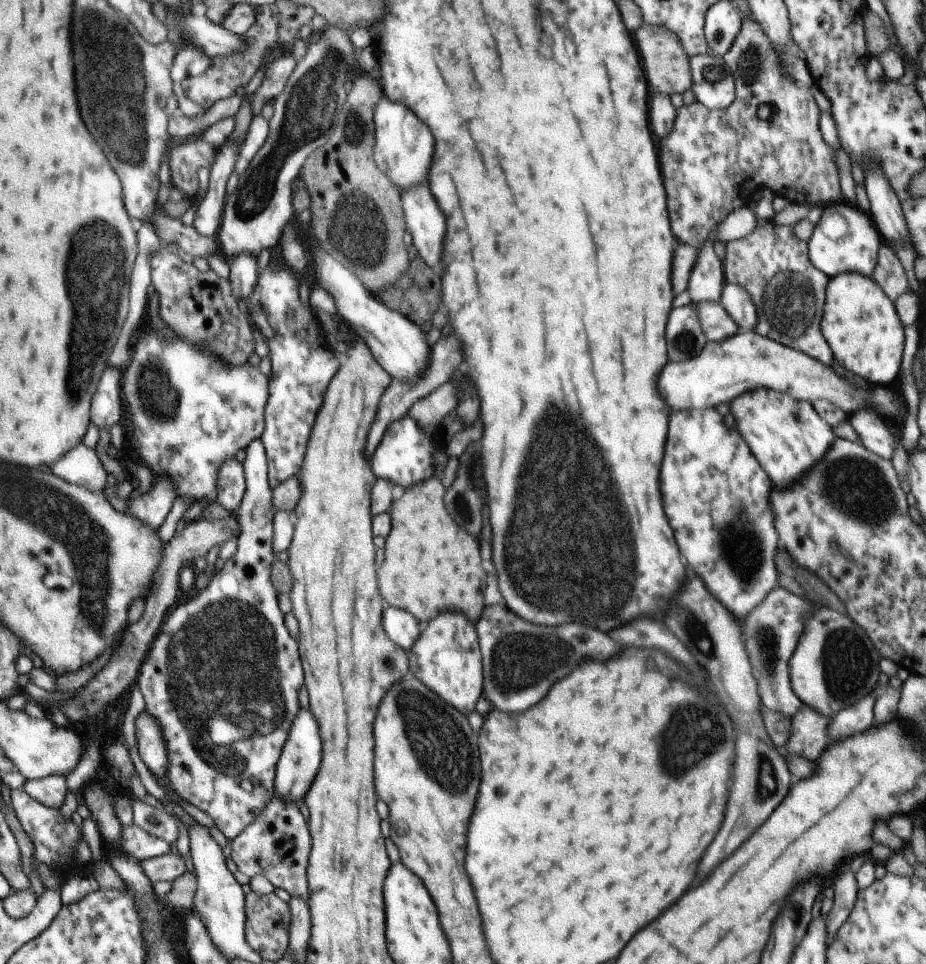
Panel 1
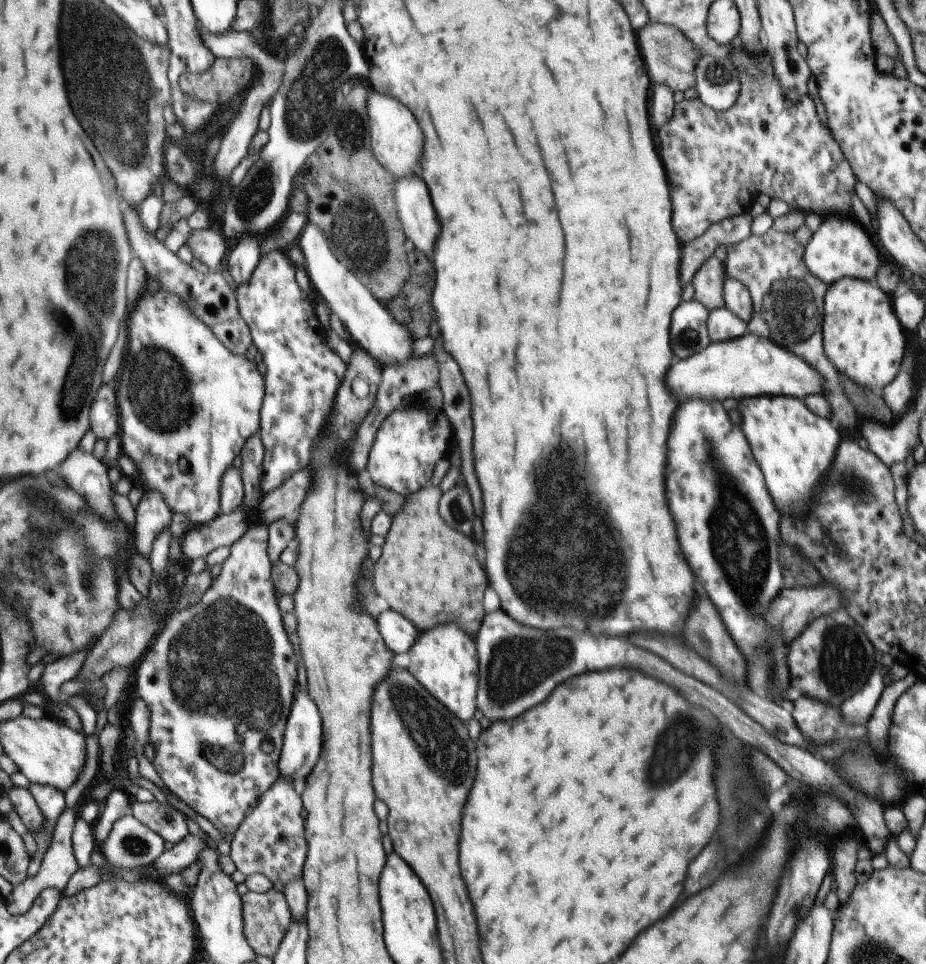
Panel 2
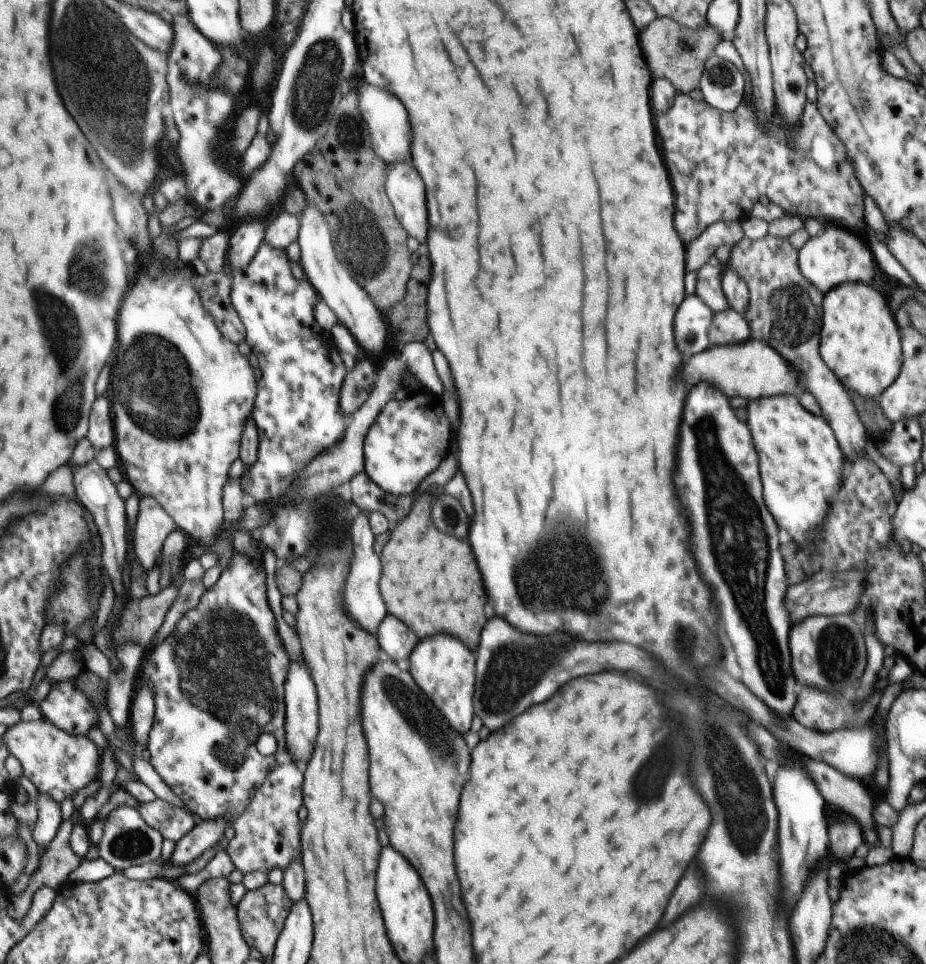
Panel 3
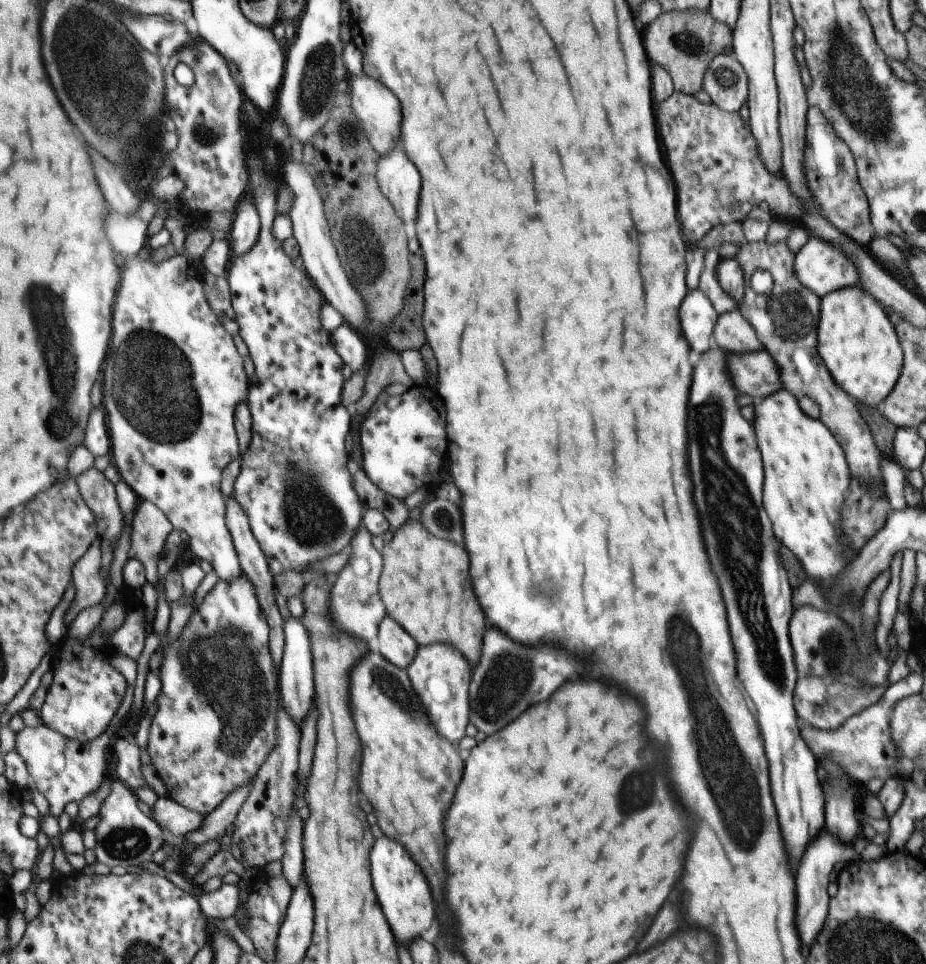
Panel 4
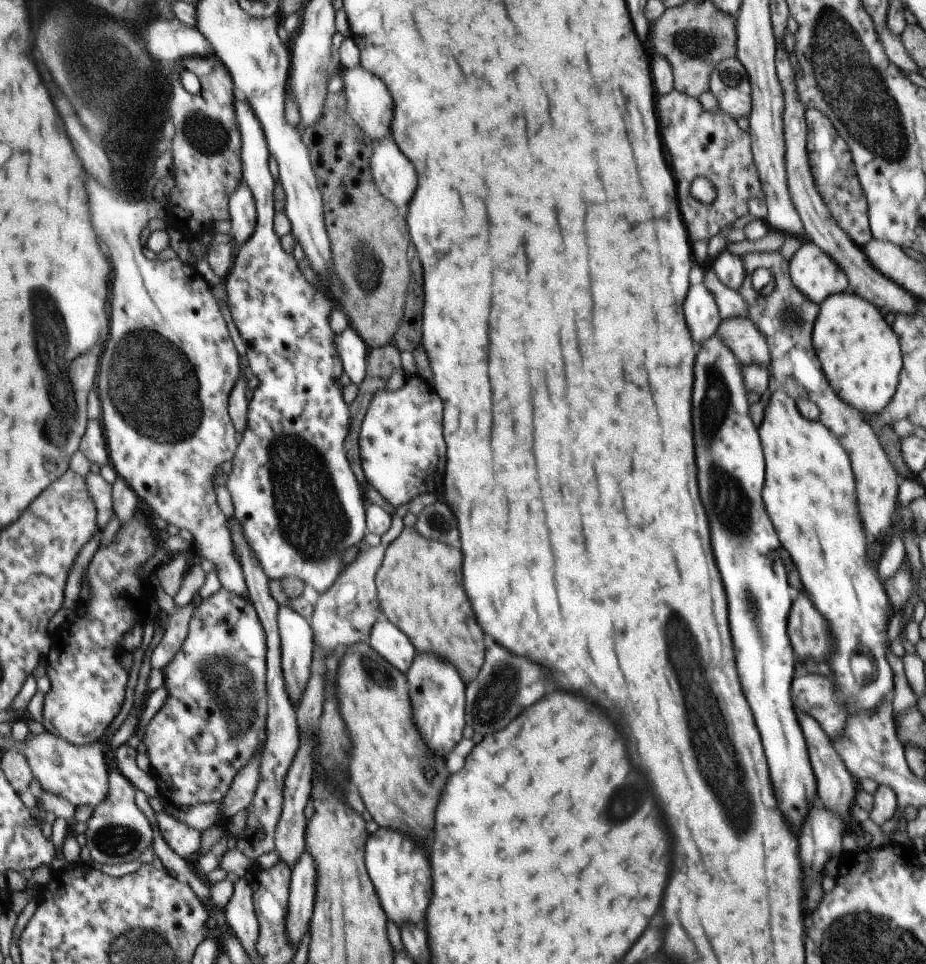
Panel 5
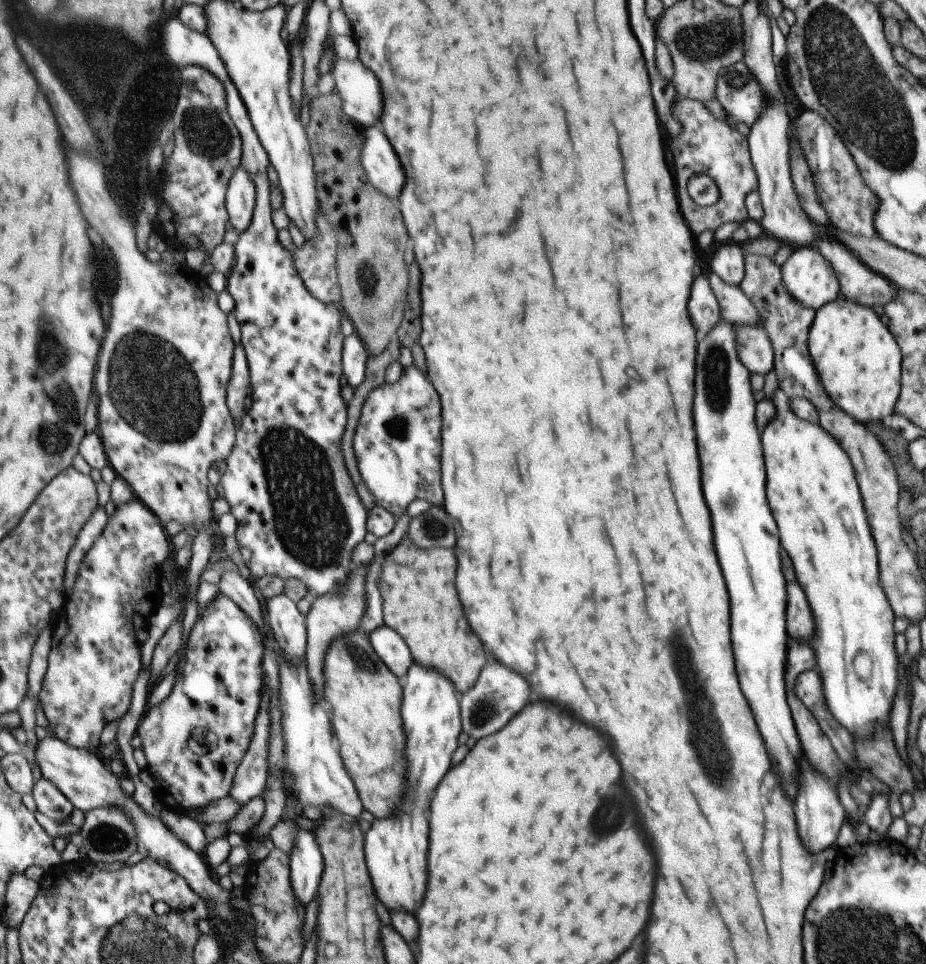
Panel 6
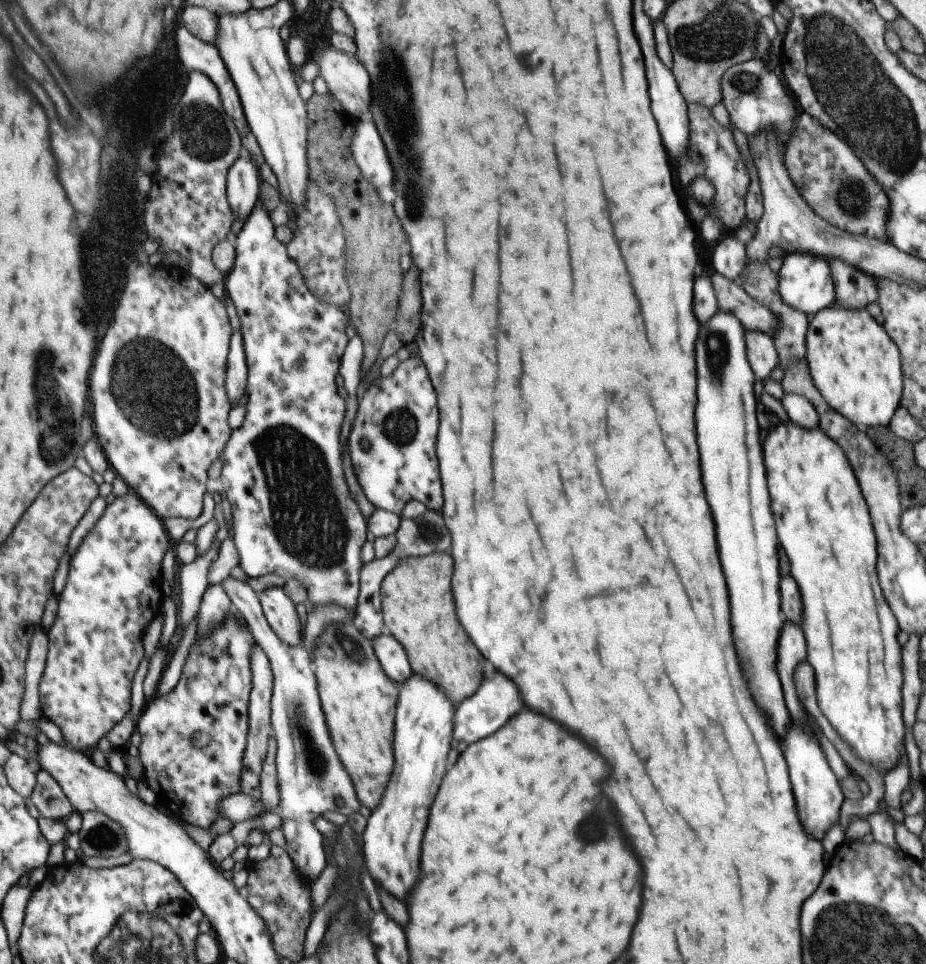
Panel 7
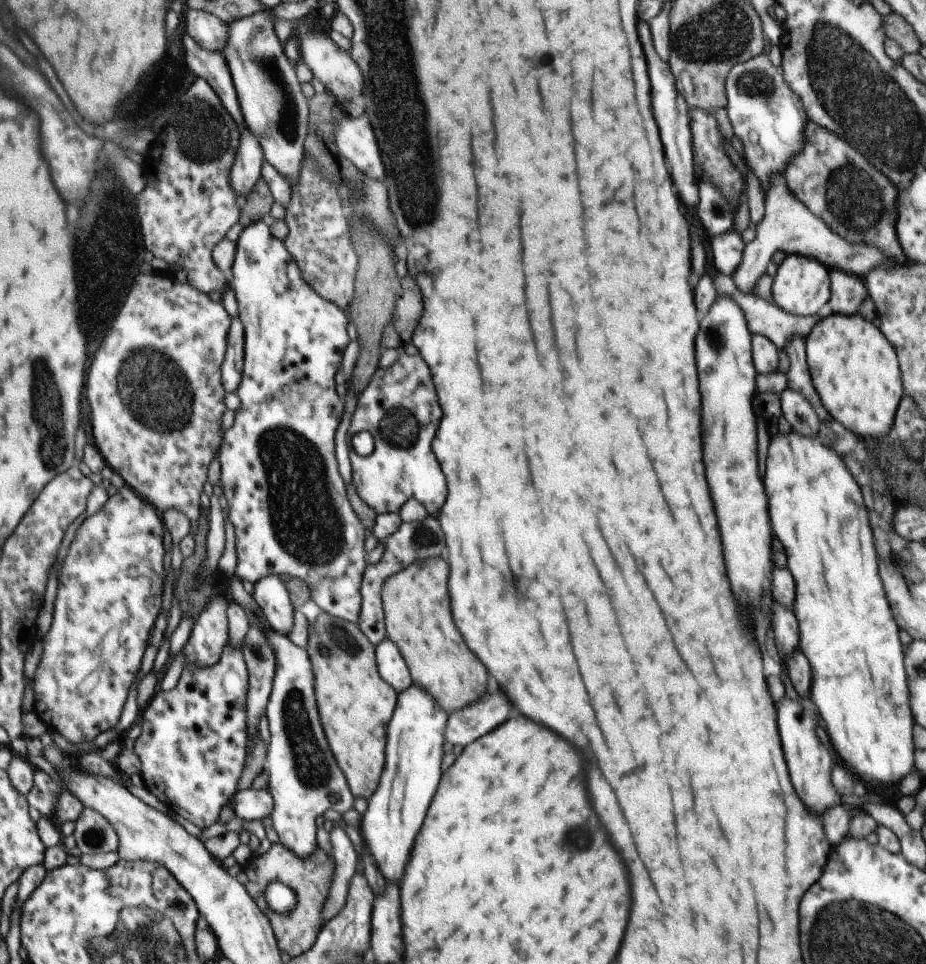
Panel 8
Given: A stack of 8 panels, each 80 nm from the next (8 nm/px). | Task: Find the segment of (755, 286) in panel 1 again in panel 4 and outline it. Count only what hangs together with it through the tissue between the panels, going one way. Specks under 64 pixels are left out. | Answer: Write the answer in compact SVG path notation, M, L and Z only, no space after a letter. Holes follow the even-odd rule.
M785 241L766 243L743 242L738 246L733 260L740 266L746 285L742 301L738 304L740 315L749 323L757 340L775 360L779 368L780 386L793 393L801 393L817 403L818 419L832 432L845 452L851 476L859 478L862 485L883 487L879 468L880 451L872 439L870 430L857 414L855 400L841 392L831 378L827 367L821 364L816 351L816 330L820 319L820 298L806 289L796 279L793 270L794 254ZM755 270L767 270L772 278L769 294L755 293L749 287L749 277Z

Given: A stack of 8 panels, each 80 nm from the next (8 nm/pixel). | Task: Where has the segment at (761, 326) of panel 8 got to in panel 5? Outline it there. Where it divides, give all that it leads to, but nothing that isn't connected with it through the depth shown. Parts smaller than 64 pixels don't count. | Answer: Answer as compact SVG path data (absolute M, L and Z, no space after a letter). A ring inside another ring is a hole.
M709 267L702 274L702 285L713 297L721 321L731 317L746 317L746 304L738 291L724 287Z

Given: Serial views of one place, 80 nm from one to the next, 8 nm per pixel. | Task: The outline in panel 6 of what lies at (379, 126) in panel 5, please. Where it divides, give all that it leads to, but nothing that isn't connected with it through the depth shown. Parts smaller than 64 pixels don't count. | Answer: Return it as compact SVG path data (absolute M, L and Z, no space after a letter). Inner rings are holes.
M333 58L329 71L335 81L347 118L366 129L379 124L382 113L382 96L377 78L358 59L346 61Z

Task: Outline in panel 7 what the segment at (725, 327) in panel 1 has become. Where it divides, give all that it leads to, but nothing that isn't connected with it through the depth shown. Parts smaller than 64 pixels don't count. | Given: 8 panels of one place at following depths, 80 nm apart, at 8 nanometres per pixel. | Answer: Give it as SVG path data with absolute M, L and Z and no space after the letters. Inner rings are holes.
M745 331L745 356L756 380L768 378L769 372L778 364L771 336L764 332Z

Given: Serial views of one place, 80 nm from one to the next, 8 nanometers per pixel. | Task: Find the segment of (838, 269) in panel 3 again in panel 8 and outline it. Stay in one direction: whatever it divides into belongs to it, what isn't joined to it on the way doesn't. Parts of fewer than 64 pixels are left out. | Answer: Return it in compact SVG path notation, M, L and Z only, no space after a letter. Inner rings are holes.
M785 254L772 276L770 298L776 307L792 315L802 317L819 315L825 311L826 300L830 297L829 269L818 260L793 254Z

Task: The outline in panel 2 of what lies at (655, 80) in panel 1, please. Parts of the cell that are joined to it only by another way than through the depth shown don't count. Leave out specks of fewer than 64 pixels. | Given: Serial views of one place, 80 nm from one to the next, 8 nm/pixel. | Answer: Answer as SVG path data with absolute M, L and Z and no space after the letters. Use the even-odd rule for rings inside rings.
M647 23L643 29L637 32L637 44L641 42L641 56L645 64L645 72L651 80L651 84L661 84L669 88L671 92L682 93L687 88L693 88L695 84L694 64L703 55L693 48L690 40L675 27L663 23Z

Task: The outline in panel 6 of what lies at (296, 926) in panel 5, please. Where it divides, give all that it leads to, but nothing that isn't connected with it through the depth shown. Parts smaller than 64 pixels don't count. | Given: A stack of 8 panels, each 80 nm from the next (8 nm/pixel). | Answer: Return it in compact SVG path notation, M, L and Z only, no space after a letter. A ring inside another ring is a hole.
M301 828L296 833L296 841L288 854L290 864L290 887L296 902L307 906L321 878L322 859L316 840L310 831Z

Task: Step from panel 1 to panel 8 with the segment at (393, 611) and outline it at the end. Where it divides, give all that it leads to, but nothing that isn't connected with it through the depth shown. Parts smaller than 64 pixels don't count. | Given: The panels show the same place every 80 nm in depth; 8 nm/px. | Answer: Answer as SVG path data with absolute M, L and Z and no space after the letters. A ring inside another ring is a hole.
M385 638L374 646L374 657L379 676L396 694L412 683L399 649L389 639Z

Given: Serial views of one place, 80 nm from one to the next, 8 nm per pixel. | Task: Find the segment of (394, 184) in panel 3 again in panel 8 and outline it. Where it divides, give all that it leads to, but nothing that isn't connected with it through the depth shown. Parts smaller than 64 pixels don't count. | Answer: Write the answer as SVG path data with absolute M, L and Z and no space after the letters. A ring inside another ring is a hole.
M362 113L353 119L345 115L337 119L334 126L334 146L338 154L350 160L365 177L382 182L384 166L367 116Z

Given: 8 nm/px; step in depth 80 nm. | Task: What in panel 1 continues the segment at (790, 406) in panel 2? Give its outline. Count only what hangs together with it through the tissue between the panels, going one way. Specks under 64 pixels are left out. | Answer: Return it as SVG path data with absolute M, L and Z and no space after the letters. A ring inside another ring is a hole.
M759 387L739 394L728 404L729 412L735 421L735 430L745 441L761 470L769 476L773 486L789 486L793 480L799 480L825 454L825 450L835 439L831 428L813 412L810 401L795 400L787 393L780 394L776 390Z

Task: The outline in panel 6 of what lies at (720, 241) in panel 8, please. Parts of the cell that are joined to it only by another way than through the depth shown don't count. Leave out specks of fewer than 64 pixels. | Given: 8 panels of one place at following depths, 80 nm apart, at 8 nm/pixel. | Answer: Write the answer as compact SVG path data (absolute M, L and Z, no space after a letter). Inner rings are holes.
M722 243L713 254L709 268L725 284L738 286L744 277L744 255L737 244Z

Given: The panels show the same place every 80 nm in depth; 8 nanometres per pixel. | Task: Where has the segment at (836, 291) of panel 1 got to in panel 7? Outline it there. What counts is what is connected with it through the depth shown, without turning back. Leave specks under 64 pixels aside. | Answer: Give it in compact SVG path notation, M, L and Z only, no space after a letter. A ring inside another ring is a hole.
M835 304L812 317L804 336L804 360L823 400L859 430L885 427L900 405L902 370L896 344L865 308L848 309Z

